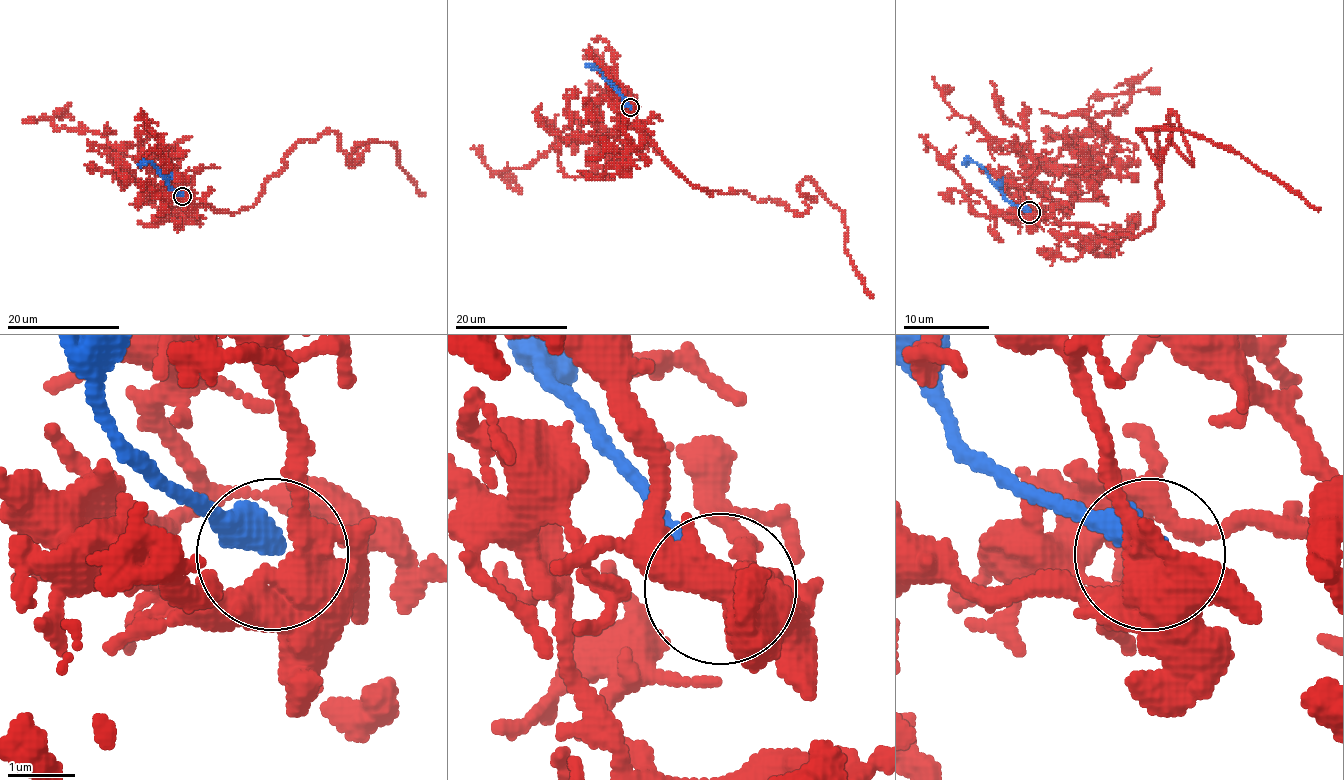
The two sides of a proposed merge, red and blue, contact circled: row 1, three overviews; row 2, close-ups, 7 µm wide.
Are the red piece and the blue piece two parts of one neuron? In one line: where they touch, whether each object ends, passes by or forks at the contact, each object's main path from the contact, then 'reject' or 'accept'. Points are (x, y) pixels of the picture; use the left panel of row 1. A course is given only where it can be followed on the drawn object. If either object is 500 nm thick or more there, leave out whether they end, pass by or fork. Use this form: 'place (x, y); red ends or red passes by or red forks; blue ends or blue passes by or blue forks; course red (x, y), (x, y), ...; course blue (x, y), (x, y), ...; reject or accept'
place (182, 196); course red (182, 197), (167, 195), (238, 211), (295, 145), (334, 131), (355, 165), (358, 144), (392, 143), (424, 193); course blue (182, 196), (152, 164), (138, 165); reject

